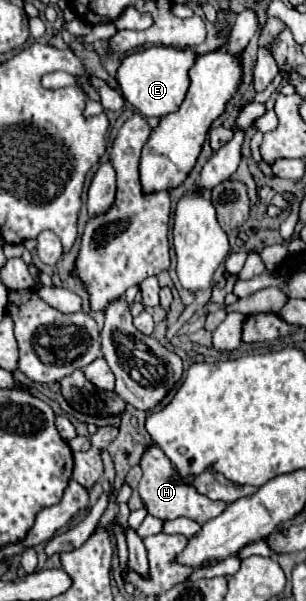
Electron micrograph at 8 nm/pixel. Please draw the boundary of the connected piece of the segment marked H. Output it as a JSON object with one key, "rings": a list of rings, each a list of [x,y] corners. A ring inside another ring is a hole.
{"rings":[[[154,444],[140,460],[140,466],[142,466],[142,480],[140,480],[140,486],[138,486],[138,492],[144,500],[144,508],[160,518],[160,520],[174,520],[174,518],[190,518],[190,520],[210,520],[210,518],[216,518],[220,512],[224,512],[224,508],[228,506],[226,502],[220,502],[220,500],[210,500],[206,498],[204,494],[200,494],[194,486],[194,476],[192,474],[186,474],[186,476],[180,476],[178,470],[172,466],[172,462],[166,458],[166,454]]]}

